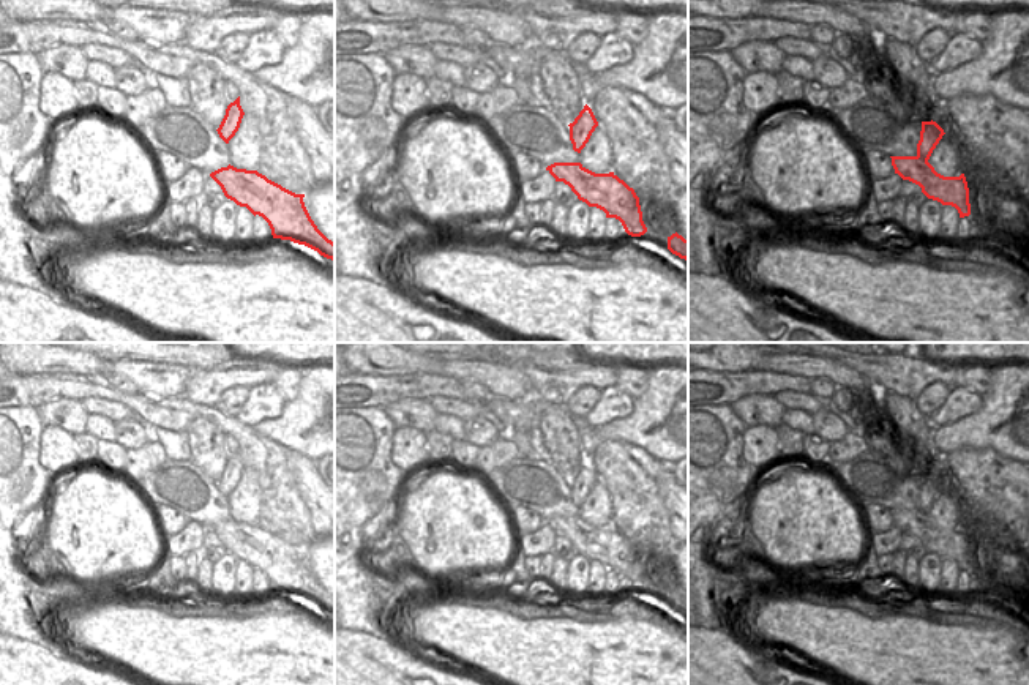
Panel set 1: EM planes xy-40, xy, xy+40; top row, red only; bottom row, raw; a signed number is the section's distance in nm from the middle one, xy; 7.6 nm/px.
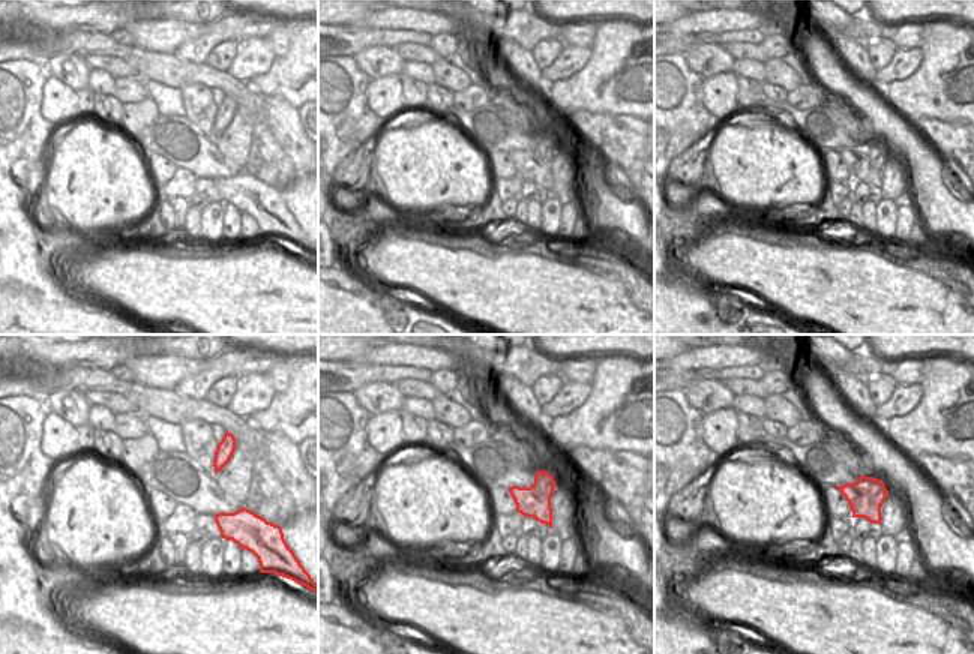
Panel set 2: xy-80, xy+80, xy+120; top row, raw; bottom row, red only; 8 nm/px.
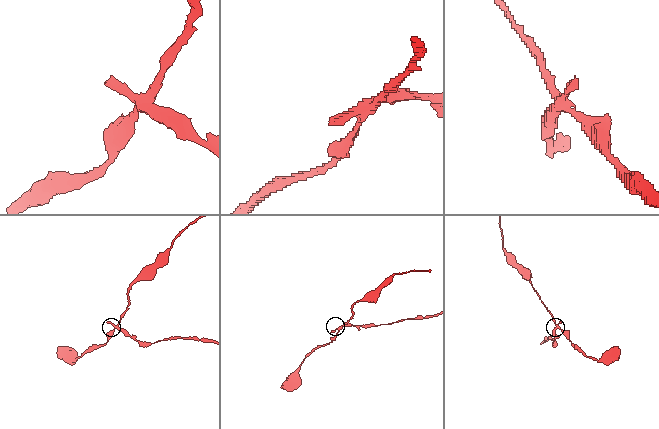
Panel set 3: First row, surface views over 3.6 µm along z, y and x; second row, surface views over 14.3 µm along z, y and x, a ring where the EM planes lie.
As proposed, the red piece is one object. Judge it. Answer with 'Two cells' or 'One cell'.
Two cells.

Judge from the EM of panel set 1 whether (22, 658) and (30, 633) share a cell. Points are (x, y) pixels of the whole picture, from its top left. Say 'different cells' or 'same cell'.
different cells

